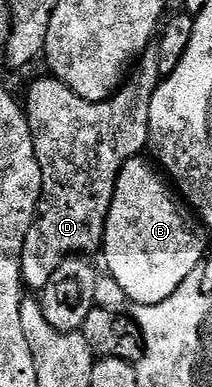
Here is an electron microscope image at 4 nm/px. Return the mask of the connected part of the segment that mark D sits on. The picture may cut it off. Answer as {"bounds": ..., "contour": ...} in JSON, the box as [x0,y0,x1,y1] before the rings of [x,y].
{"bounds":[22,75,149,291],"contour":[[[54,75],[46,76],[32,83],[25,100],[43,180],[39,212],[25,239],[22,255],[23,283],[28,290],[35,289],[31,291],[42,291],[49,283],[49,275],[67,257],[102,246],[103,228],[121,167],[148,148],[149,135],[149,113],[143,113],[143,121],[131,121],[131,117],[115,113],[115,105],[123,101],[121,91],[112,93],[106,101],[86,101]]]}

